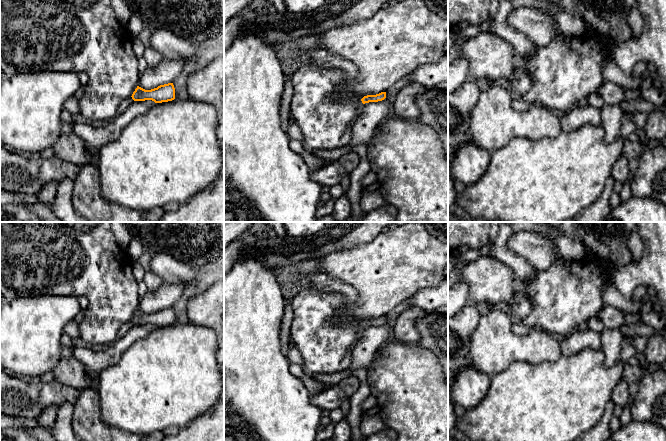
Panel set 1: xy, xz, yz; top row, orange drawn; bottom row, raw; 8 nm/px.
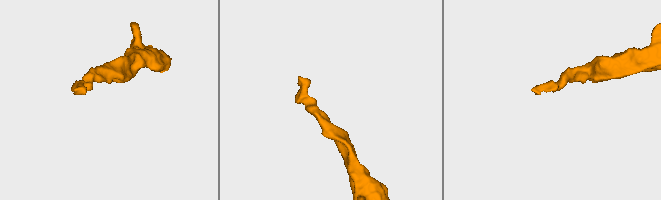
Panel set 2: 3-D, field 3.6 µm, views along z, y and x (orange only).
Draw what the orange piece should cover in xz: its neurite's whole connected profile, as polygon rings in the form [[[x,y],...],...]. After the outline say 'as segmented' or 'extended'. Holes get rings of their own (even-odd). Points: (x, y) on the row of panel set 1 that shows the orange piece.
[[[381,92],[379,94],[376,95],[367,95],[364,96],[361,101],[363,104],[365,103],[369,103],[369,102],[378,102],[378,101],[382,101],[386,98],[386,92]]] | as segmented

